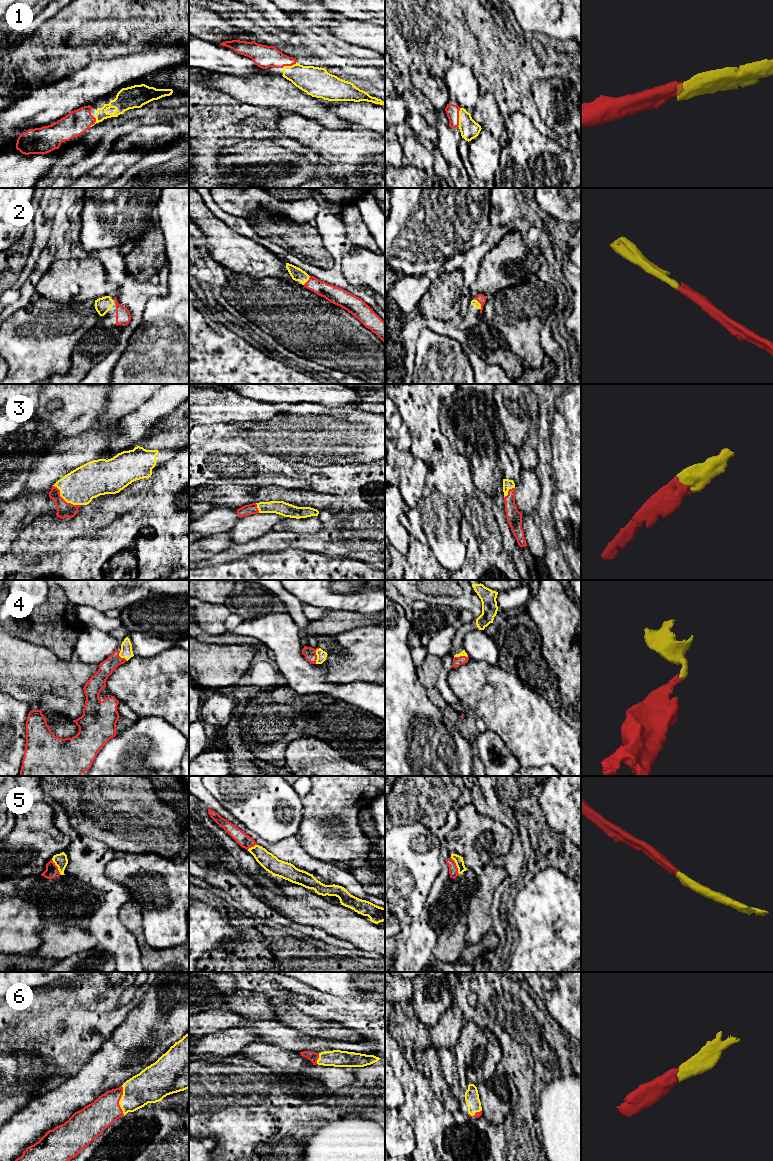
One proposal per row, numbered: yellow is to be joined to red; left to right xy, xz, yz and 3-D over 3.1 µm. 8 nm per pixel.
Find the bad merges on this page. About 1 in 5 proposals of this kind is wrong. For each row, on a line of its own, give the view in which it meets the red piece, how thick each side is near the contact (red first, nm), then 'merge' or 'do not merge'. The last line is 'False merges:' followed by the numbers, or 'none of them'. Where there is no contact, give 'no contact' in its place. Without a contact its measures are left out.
1: meets red in yz; 110 nm thick on the red side, 150 nm on the other; merge
2: meets red in yz; 70 nm thick on the red side, 50 nm on the other; merge
3: meets red in xy; 120 nm thick on the red side, 280 nm on the other; merge
4: meets red in xz; 100 nm thick on the red side, 80 nm on the other; merge
5: meets red in yz; 80 nm thick on the red side, 70 nm on the other; merge
6: meets red in xy; 240 nm thick on the red side, 260 nm on the other; merge
False merges: none of them

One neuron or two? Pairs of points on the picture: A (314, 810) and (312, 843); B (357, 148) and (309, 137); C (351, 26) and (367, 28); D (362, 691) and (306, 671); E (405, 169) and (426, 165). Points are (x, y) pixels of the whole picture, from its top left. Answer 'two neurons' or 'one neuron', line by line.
A: one neuron
B: one neuron
C: one neuron
D: one neuron
E: two neurons

